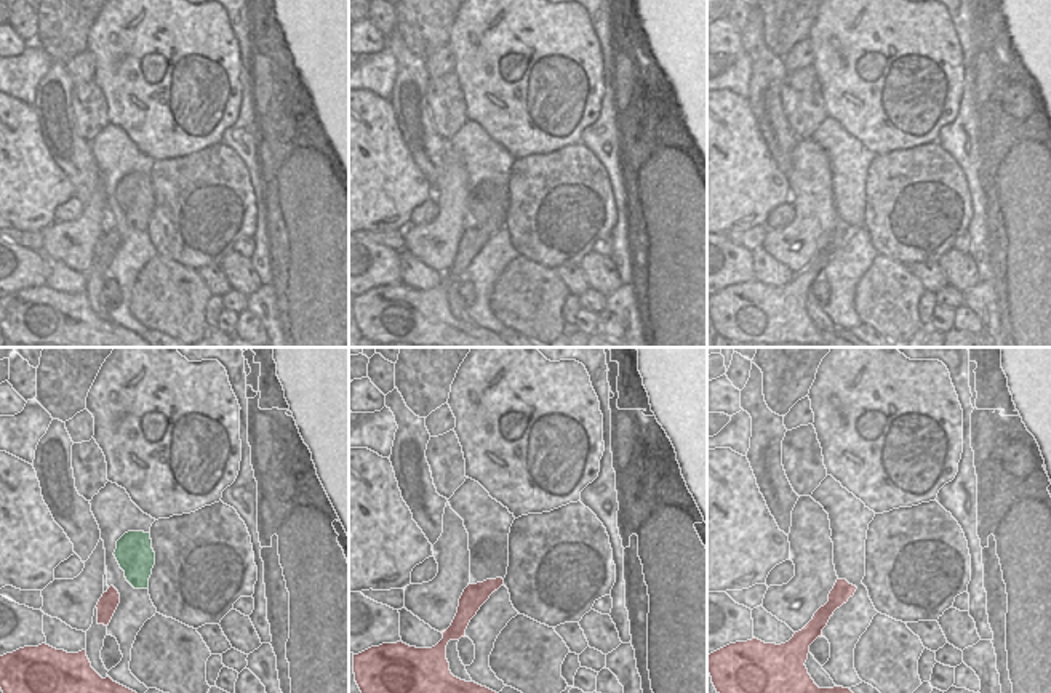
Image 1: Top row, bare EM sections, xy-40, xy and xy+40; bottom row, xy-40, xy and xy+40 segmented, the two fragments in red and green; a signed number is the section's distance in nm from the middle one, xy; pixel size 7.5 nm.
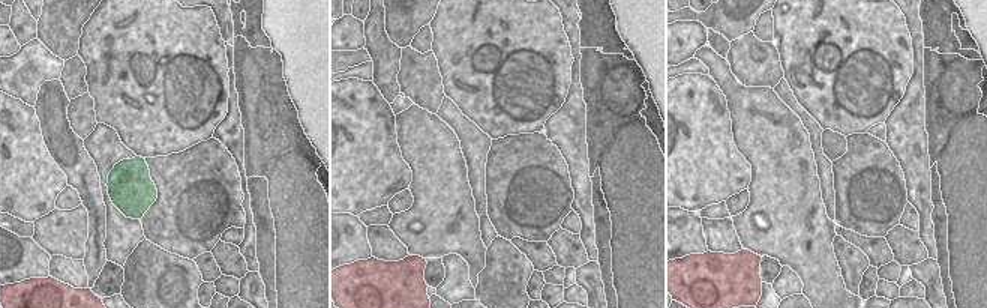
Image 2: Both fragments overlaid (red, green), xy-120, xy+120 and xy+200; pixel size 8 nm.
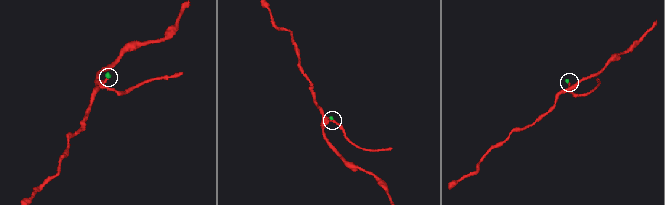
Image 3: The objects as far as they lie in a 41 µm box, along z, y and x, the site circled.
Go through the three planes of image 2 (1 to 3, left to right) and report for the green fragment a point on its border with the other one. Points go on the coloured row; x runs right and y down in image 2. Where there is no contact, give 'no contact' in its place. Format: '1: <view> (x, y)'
1: no contact
2: no contact
3: no contact

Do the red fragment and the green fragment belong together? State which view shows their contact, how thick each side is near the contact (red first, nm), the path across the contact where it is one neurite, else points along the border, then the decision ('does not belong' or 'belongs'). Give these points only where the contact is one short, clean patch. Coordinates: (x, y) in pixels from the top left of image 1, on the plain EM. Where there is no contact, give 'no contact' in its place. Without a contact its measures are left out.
no contact | belongs

